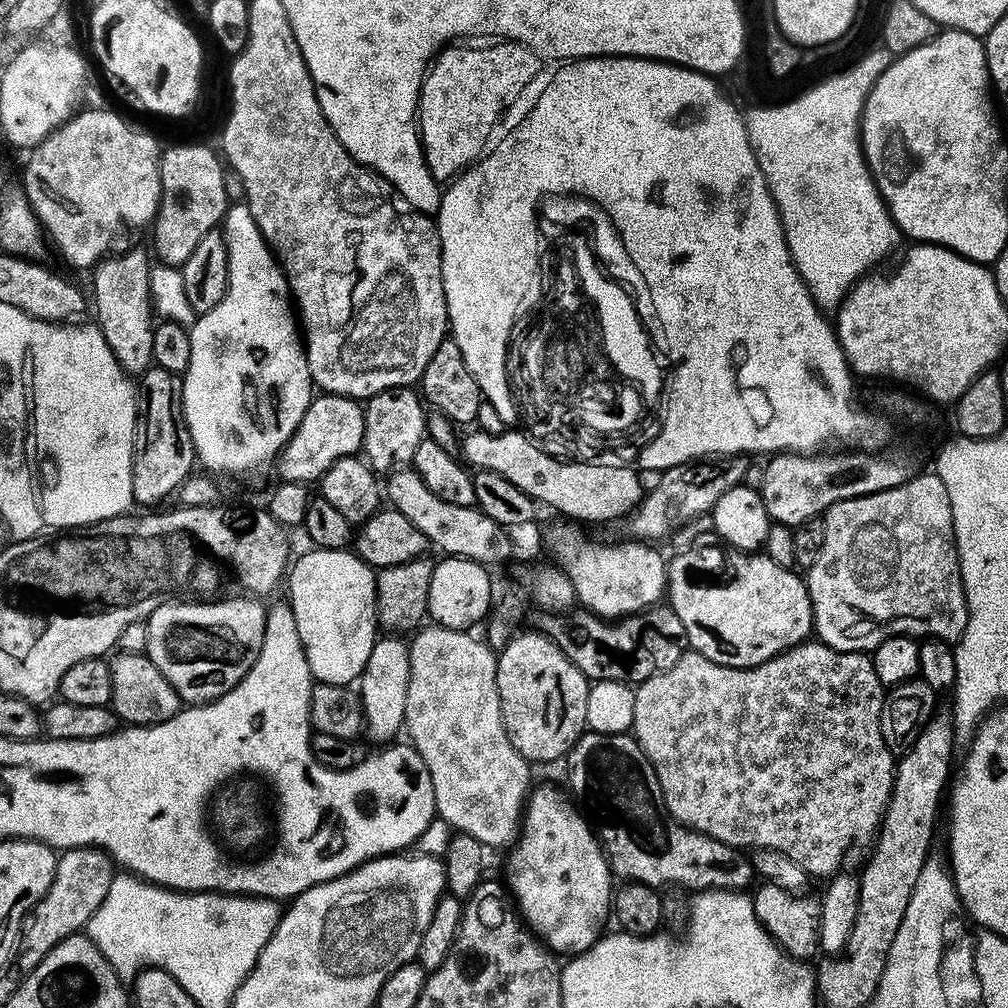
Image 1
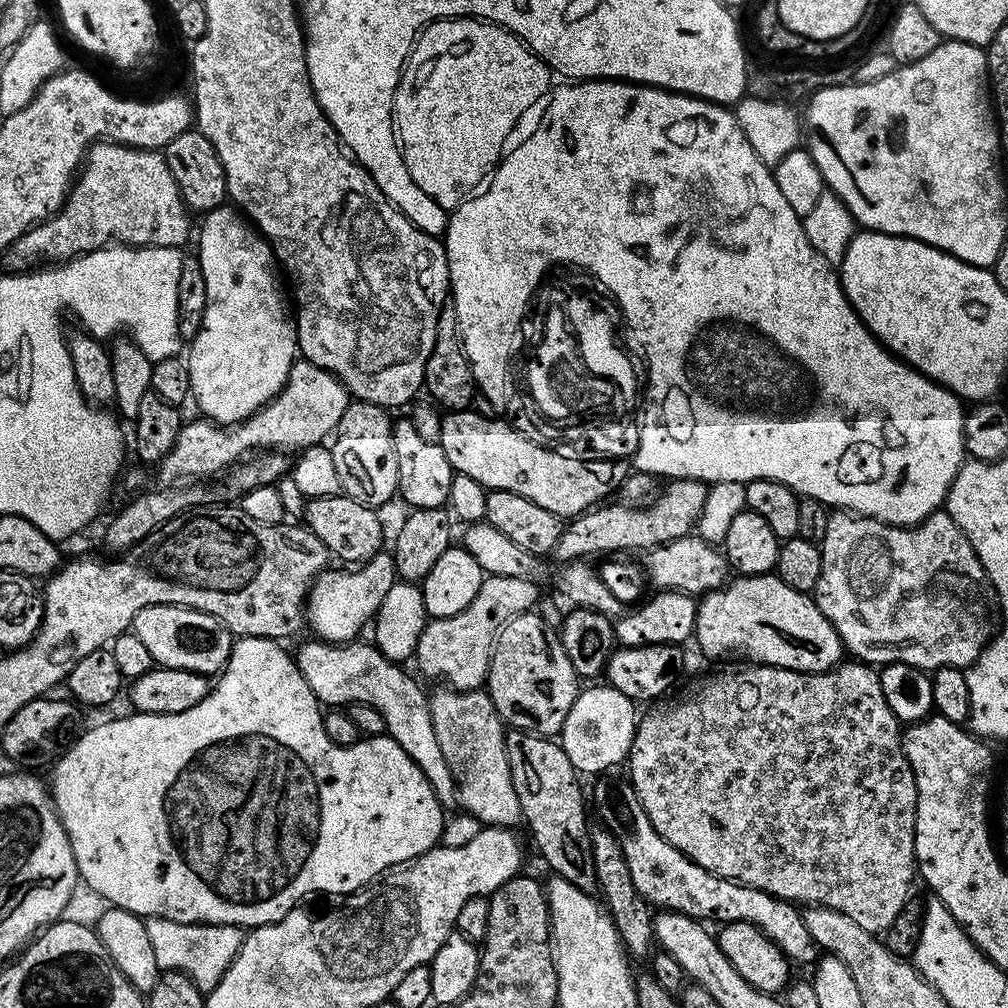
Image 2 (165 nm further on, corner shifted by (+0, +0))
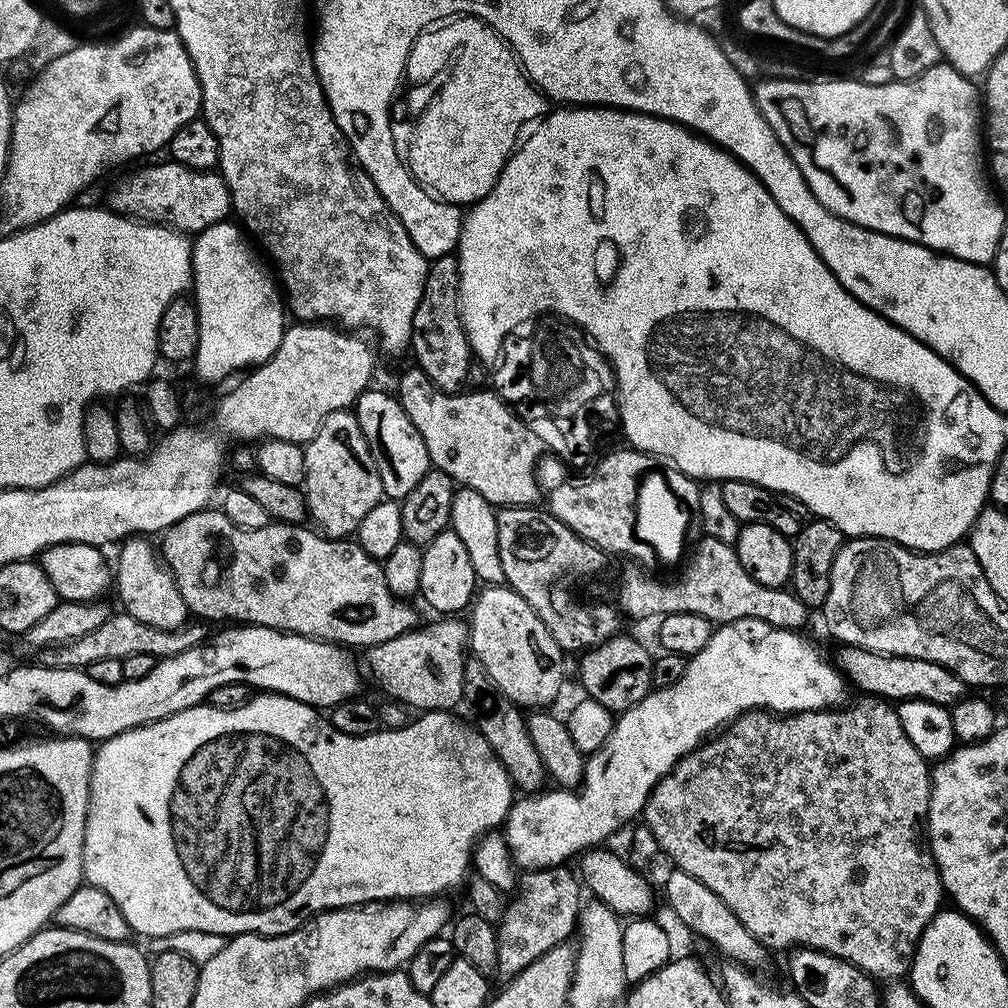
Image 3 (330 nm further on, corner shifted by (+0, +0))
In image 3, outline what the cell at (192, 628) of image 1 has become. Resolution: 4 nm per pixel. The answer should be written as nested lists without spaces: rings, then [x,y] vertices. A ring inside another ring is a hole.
[[[129,538],[119,545],[120,557],[114,560],[114,592],[120,595],[119,607],[138,618],[138,622],[146,622],[146,626],[162,630],[182,628],[190,616],[188,607],[171,571],[161,566],[161,557],[148,540],[151,539]]]

